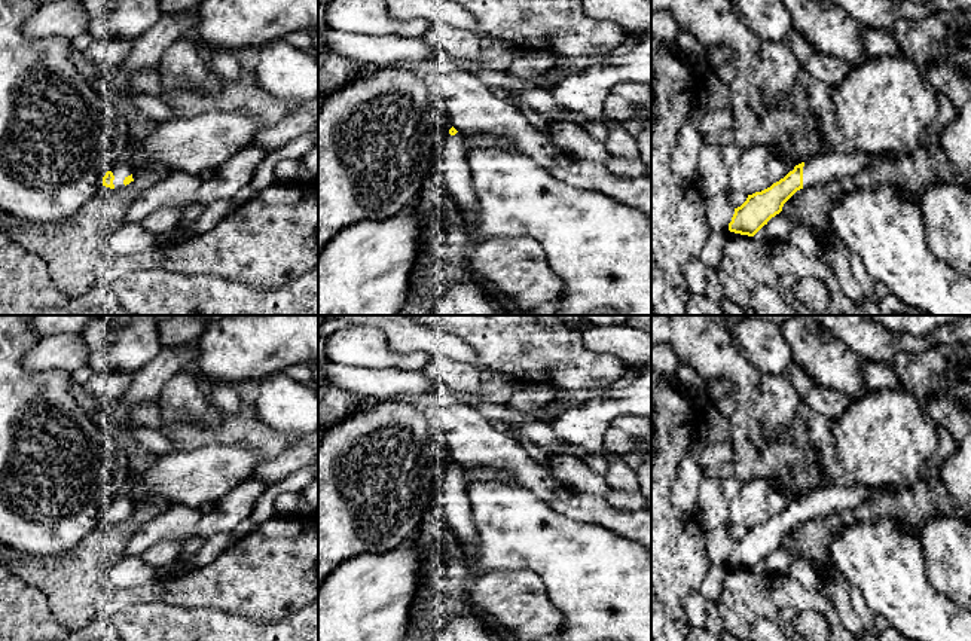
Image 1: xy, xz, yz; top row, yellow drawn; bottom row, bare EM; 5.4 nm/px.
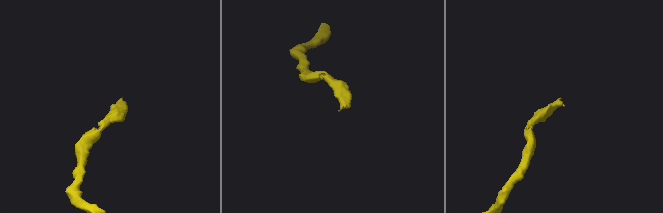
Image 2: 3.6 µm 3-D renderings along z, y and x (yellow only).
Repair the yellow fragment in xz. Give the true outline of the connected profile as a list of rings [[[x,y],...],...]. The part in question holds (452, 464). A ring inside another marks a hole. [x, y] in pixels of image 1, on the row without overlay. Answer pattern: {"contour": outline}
{"contour": [[[454,460],[443,468],[436,504],[445,512],[464,556],[470,556],[476,543],[476,528],[465,497],[464,468]]]}

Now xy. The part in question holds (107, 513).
{"contour": [[[126,494],[114,495],[103,510],[103,519],[114,522],[123,521],[134,515],[132,500]]]}

